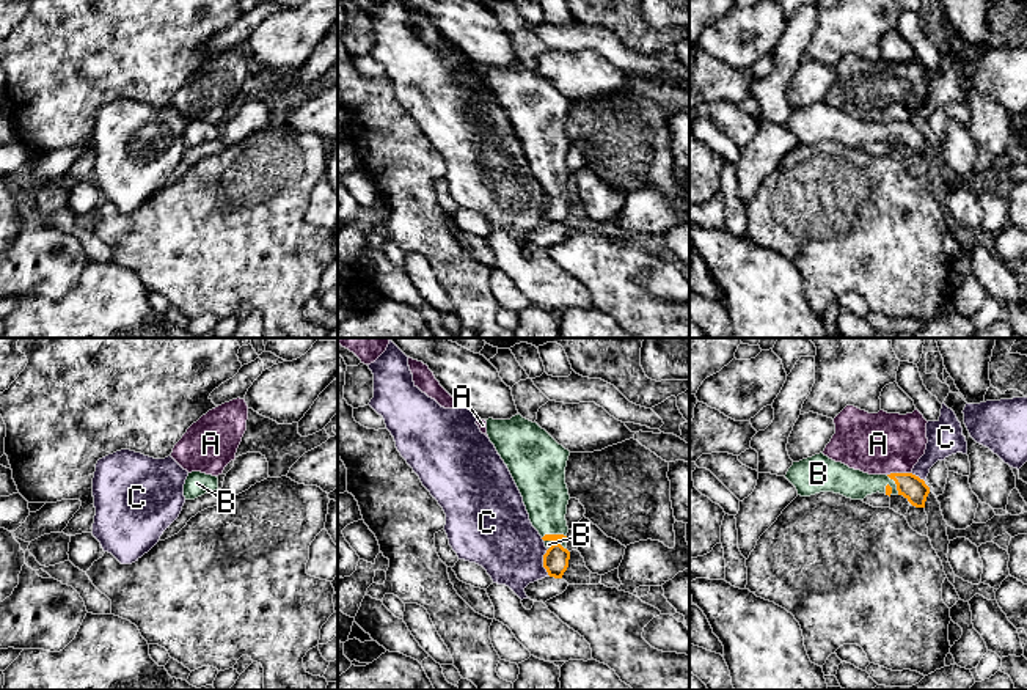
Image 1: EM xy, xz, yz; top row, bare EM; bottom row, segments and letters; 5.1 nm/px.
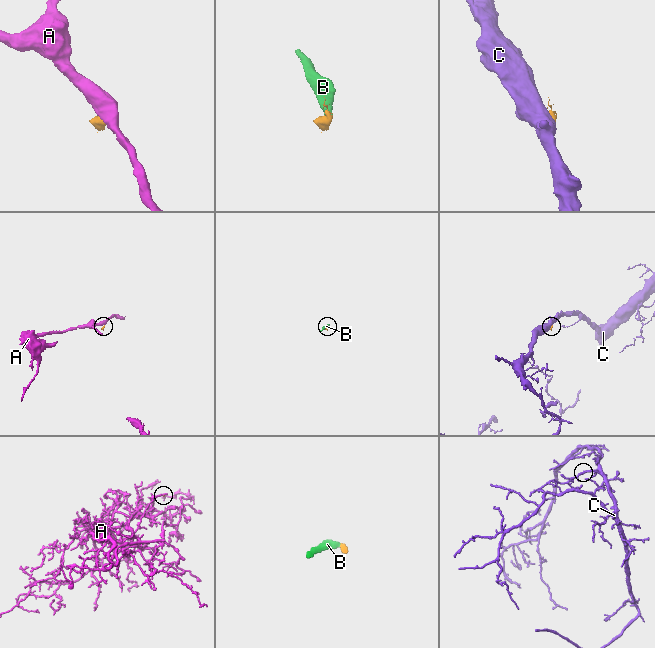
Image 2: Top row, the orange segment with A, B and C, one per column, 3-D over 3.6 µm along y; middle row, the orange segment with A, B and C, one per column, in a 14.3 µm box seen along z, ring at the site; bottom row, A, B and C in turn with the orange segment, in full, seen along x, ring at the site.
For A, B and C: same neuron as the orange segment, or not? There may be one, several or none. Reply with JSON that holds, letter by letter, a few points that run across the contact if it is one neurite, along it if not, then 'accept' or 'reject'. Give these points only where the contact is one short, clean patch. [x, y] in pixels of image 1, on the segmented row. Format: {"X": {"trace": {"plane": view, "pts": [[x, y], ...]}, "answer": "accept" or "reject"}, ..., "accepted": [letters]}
{"A": {"answer": "reject"}, "B": {"trace": {"plane": "yz", "pts": [[910, 486], [895, 483], [855, 484]]}, "answer": "accept"}, "C": {"trace": {"plane": "xz", "pts": [[547, 549], [544, 568], [550, 576]]}, "answer": "reject"}, "accepted": ["B"]}

